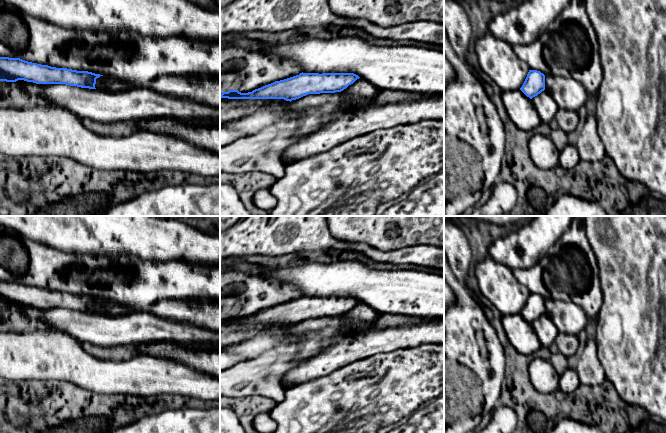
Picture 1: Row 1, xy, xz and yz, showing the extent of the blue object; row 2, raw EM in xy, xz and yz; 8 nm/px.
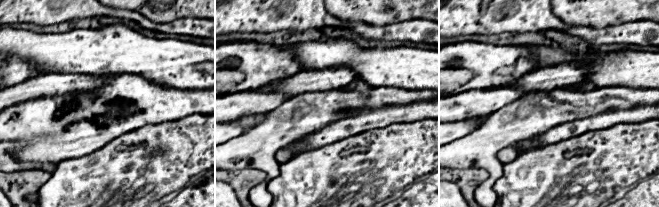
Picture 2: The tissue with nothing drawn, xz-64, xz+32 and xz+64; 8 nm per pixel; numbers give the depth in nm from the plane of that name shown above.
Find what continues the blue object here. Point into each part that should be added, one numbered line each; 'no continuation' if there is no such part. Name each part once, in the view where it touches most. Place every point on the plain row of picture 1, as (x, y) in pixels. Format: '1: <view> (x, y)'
no continuation

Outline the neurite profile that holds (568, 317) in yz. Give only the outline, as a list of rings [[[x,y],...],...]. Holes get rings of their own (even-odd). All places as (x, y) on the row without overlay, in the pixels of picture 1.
[[[545,299],[545,314],[557,327],[558,332],[577,336],[585,330],[589,322],[583,308],[574,301]]]

